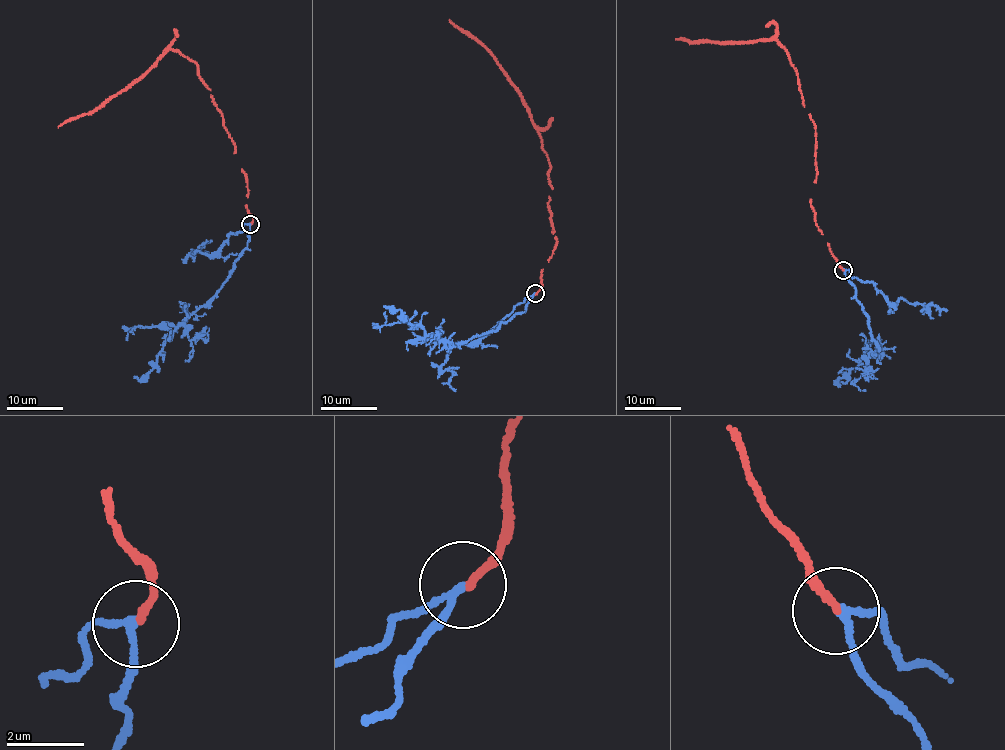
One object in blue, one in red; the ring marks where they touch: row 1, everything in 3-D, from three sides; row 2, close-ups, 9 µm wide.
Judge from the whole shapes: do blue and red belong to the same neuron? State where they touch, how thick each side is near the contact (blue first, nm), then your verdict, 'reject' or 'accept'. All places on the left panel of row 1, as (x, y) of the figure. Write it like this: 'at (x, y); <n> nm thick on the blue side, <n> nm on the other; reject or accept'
at (250, 224); 160 nm thick on the blue side, 180 nm on the other; accept

